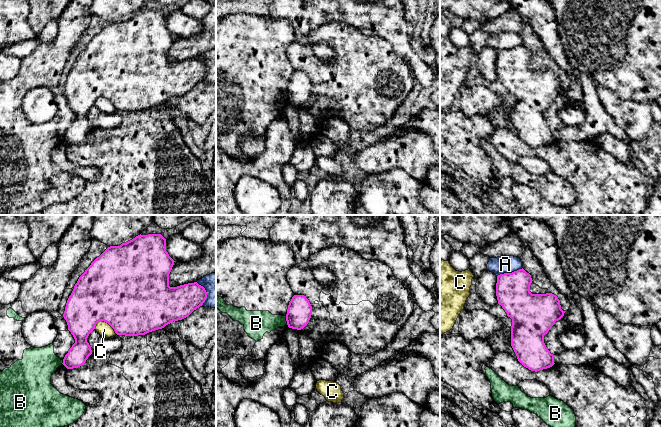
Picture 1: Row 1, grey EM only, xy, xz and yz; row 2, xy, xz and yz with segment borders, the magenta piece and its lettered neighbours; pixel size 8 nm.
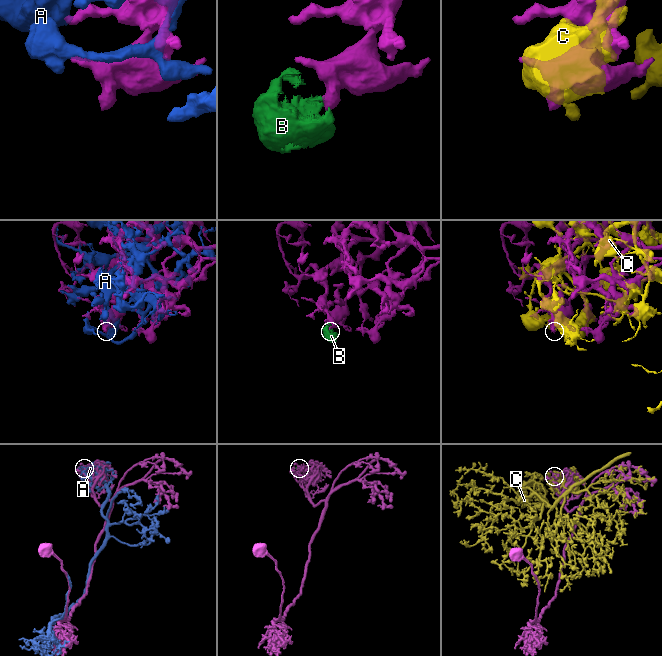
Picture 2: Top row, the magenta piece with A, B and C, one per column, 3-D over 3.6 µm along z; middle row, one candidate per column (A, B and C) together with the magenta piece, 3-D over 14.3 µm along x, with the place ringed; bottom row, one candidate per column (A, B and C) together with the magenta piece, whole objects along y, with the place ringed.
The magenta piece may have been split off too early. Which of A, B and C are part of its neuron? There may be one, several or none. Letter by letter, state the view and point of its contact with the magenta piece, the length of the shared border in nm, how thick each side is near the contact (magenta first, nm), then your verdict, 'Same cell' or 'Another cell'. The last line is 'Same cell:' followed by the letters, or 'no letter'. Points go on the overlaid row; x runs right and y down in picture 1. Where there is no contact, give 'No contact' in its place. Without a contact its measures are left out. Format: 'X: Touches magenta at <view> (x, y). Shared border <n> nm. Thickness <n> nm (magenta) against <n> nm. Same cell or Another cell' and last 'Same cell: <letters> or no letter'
A: Touches magenta at yz (509, 273). Shared border 220 nm. Thickness 280 nm (magenta) against 140 nm. Another cell
B: Touches magenta at xz (286, 320). Shared border 70 nm. Thickness 200 nm (magenta) against 200 nm. Another cell
C: Touches magenta at xy (106, 322). Shared border 190 nm. Thickness 500 nm (magenta) against 110 nm. Another cell
Same cell: no letter

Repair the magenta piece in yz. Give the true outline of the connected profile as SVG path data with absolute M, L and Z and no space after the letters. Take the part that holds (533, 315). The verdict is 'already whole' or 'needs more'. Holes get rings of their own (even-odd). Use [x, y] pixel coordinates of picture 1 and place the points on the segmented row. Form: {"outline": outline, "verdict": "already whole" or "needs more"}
{"outline": "M523 268L497 276L498 304L512 319L511 346L518 361L531 371L552 367L554 355L544 343L544 335L565 311L552 293L532 294L532 278Z", "verdict": "already whole"}

